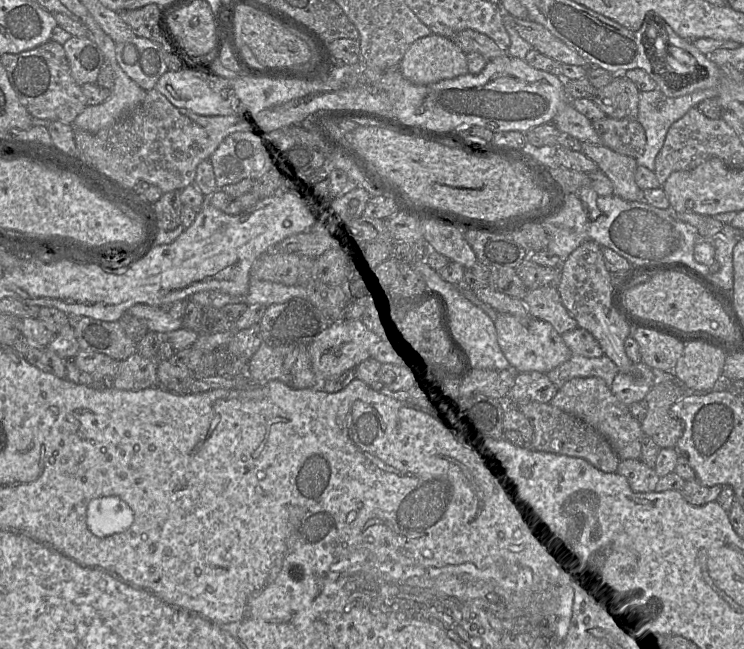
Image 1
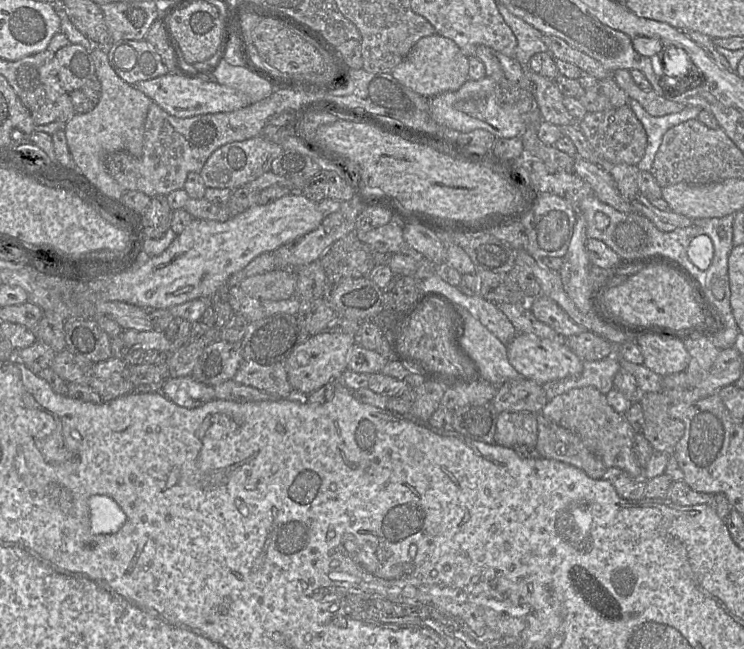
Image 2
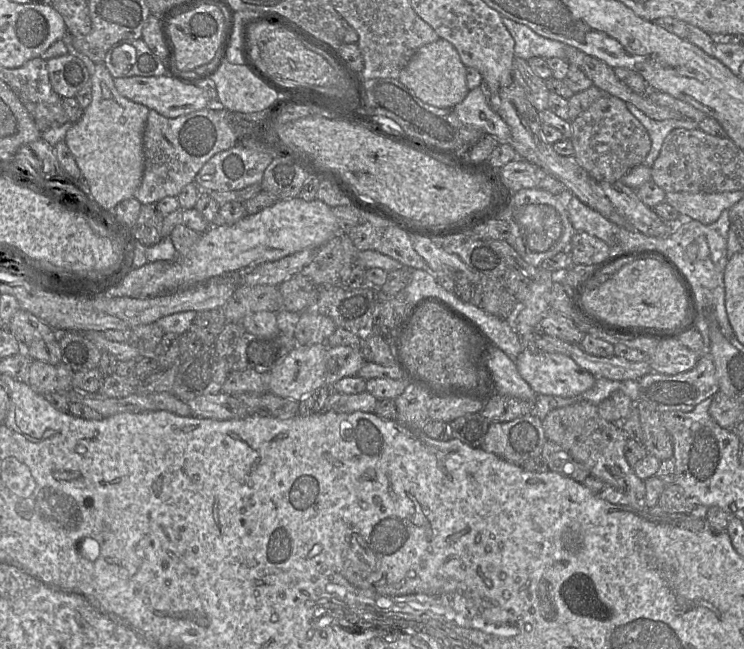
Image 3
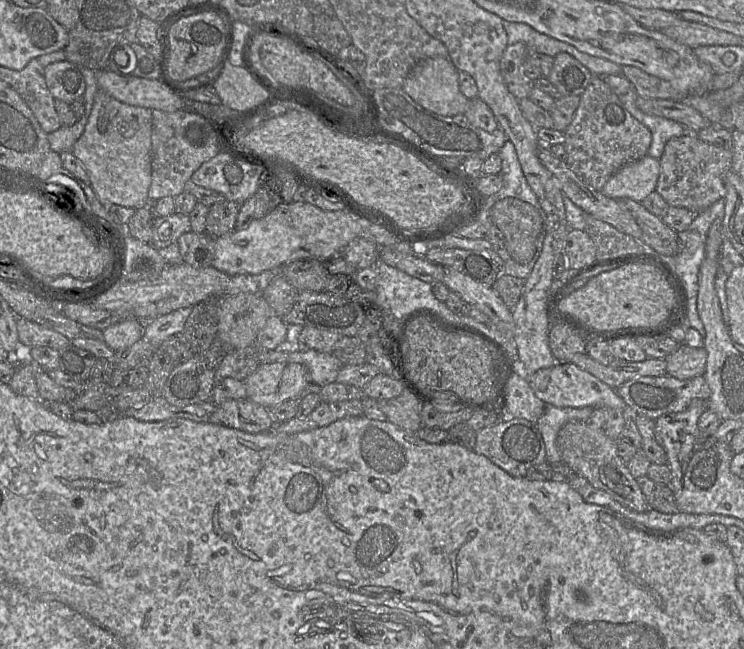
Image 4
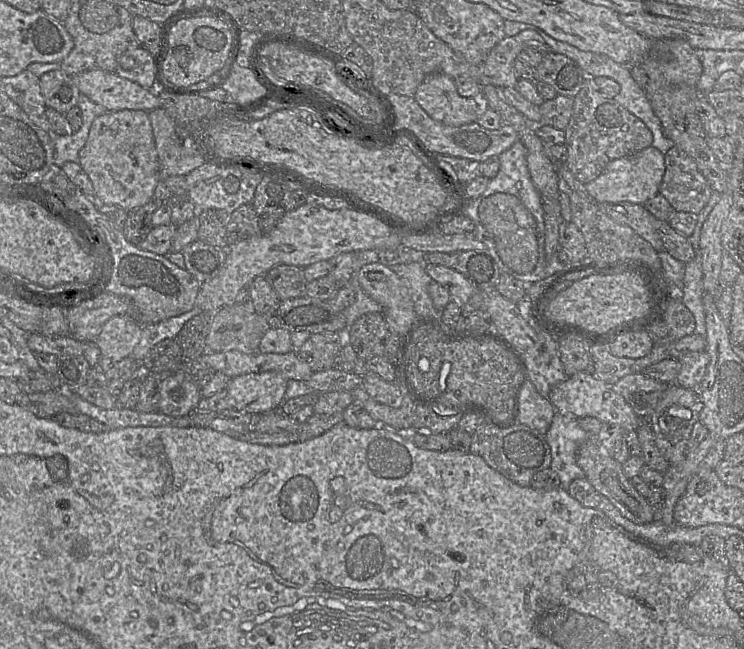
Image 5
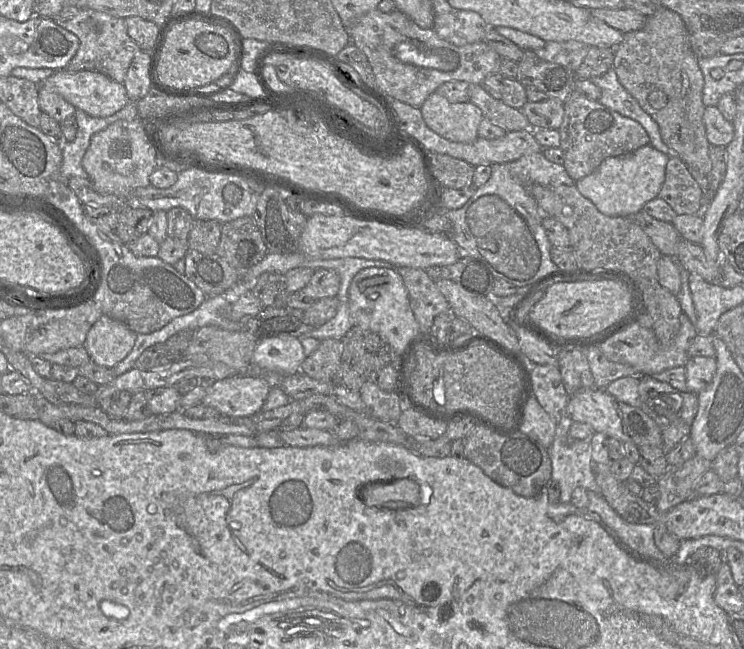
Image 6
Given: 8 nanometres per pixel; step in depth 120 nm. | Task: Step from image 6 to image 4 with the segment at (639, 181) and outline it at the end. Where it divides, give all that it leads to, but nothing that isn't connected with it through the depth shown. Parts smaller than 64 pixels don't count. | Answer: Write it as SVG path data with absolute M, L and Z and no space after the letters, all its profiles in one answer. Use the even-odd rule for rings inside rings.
M649 156L622 166L600 191L612 199L630 198L642 202L656 190L660 175L660 160Z

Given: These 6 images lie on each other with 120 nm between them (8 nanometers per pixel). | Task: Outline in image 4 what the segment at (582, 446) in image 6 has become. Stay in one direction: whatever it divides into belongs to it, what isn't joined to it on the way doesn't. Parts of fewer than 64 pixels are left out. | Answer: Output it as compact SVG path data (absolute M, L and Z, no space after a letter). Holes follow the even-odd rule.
M551 404L545 405L544 412L536 425L545 443L546 462L552 467L563 463L556 442L560 429L571 421L586 422L593 411L592 407L559 408Z

